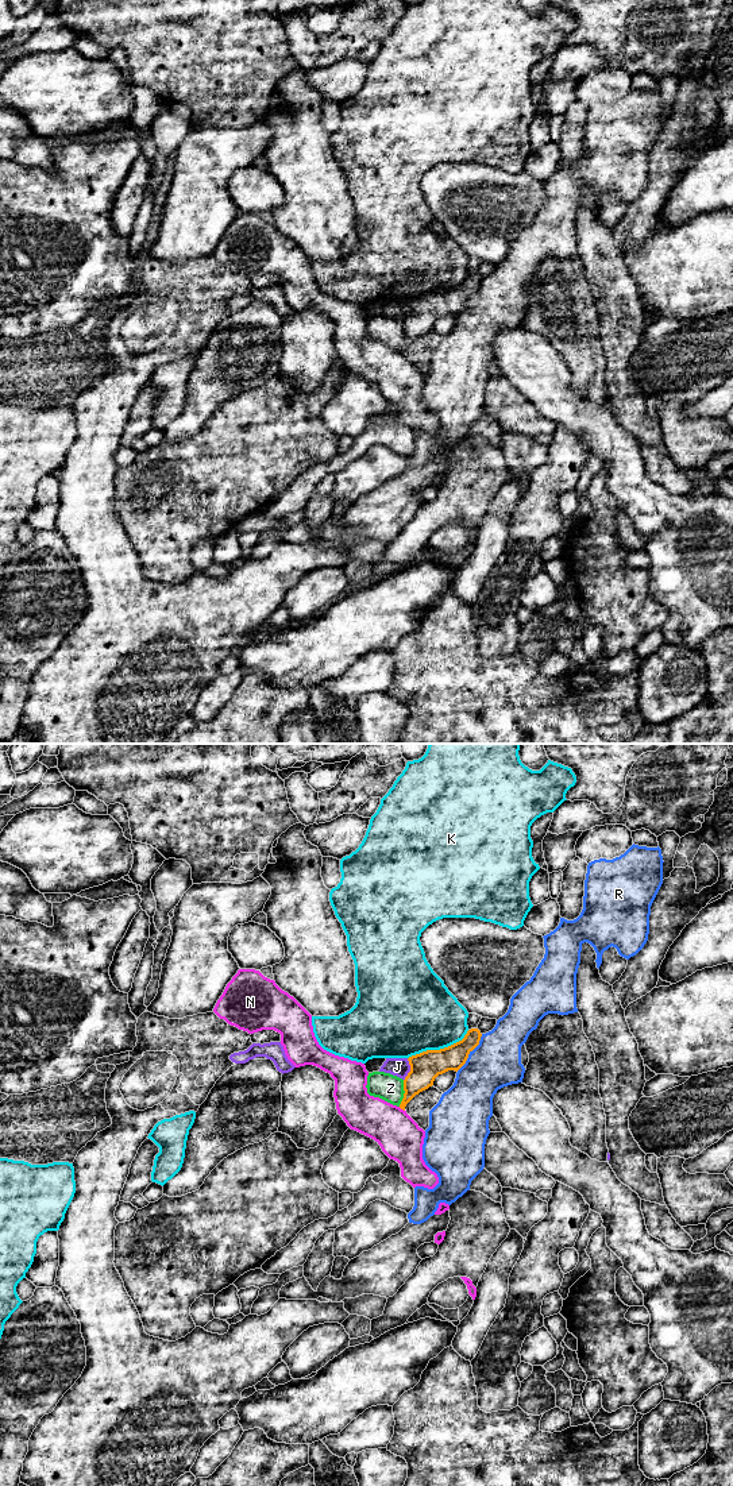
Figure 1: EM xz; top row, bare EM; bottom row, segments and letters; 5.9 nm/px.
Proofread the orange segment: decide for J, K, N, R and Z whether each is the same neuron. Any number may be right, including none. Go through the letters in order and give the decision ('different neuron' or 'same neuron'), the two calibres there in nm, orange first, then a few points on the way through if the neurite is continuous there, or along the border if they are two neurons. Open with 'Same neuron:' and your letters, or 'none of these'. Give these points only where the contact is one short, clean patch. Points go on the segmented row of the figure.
Same neuron: none of these
J: different neuron | 180/110 nm
K: different neuron | 180/440 nm
N: different neuron | 160/260 nm | along xz (398, 1107), (404, 1111)
R: different neuron | 170/300 nm
Z: different neuron | 180/160 nm

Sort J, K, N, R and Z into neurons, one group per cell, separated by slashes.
J / K / N / R / Z

